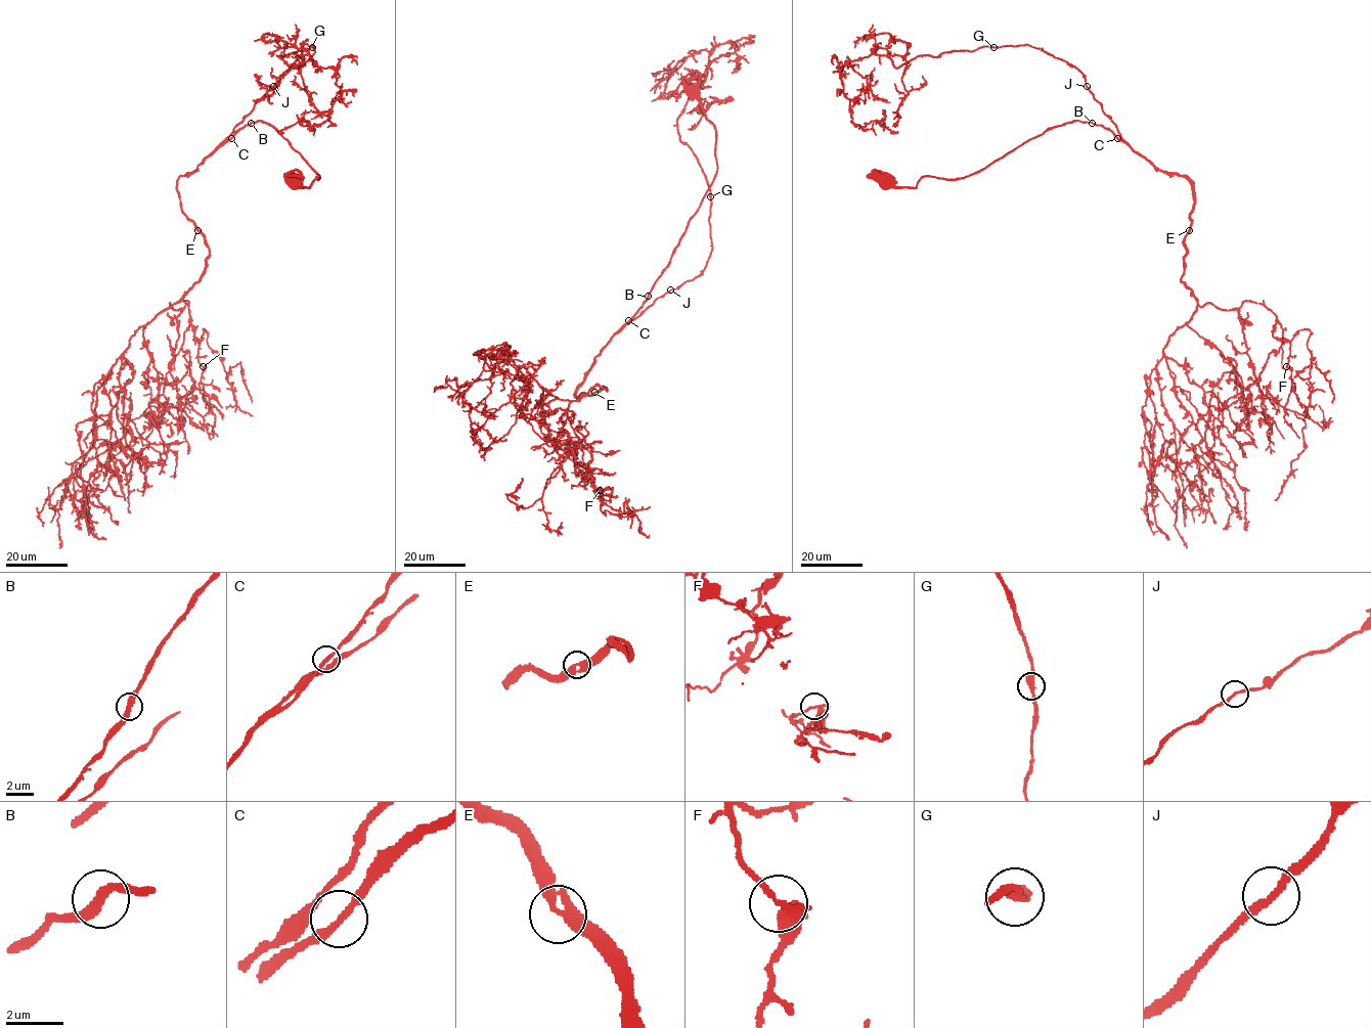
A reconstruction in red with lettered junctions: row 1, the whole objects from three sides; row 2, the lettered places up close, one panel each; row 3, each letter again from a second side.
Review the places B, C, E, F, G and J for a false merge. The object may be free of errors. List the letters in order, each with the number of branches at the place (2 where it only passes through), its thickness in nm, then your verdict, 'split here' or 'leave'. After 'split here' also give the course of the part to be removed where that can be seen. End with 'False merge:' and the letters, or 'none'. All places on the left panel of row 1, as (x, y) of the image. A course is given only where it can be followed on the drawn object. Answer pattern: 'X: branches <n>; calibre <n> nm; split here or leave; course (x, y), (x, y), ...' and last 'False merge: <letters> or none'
B: branches 2; calibre 220 nm; leave
C: branches 2; calibre 220 nm; leave
E: branches 2; calibre 320 nm; leave
F: branches 2; calibre 240 nm; leave
G: branches 2; calibre 320 nm; leave
J: branches 2; calibre 200 nm; leave
False merge: none

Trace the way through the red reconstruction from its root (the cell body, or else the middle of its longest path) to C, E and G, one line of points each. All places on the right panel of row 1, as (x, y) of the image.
C: (885, 179), (895, 187), (916, 187), (923, 176), (965, 178), (1047, 130), (1075, 121), (1103, 126), (1116, 138)
E: (885, 179), (916, 187), (923, 176), (965, 178), (1054, 127), (1092, 122), (1158, 169), (1188, 180), (1189, 230)
G: (885, 179), (916, 187), (923, 176), (965, 178), (1075, 121), (1120, 138), (1075, 66), (1027, 44), (992, 47)

